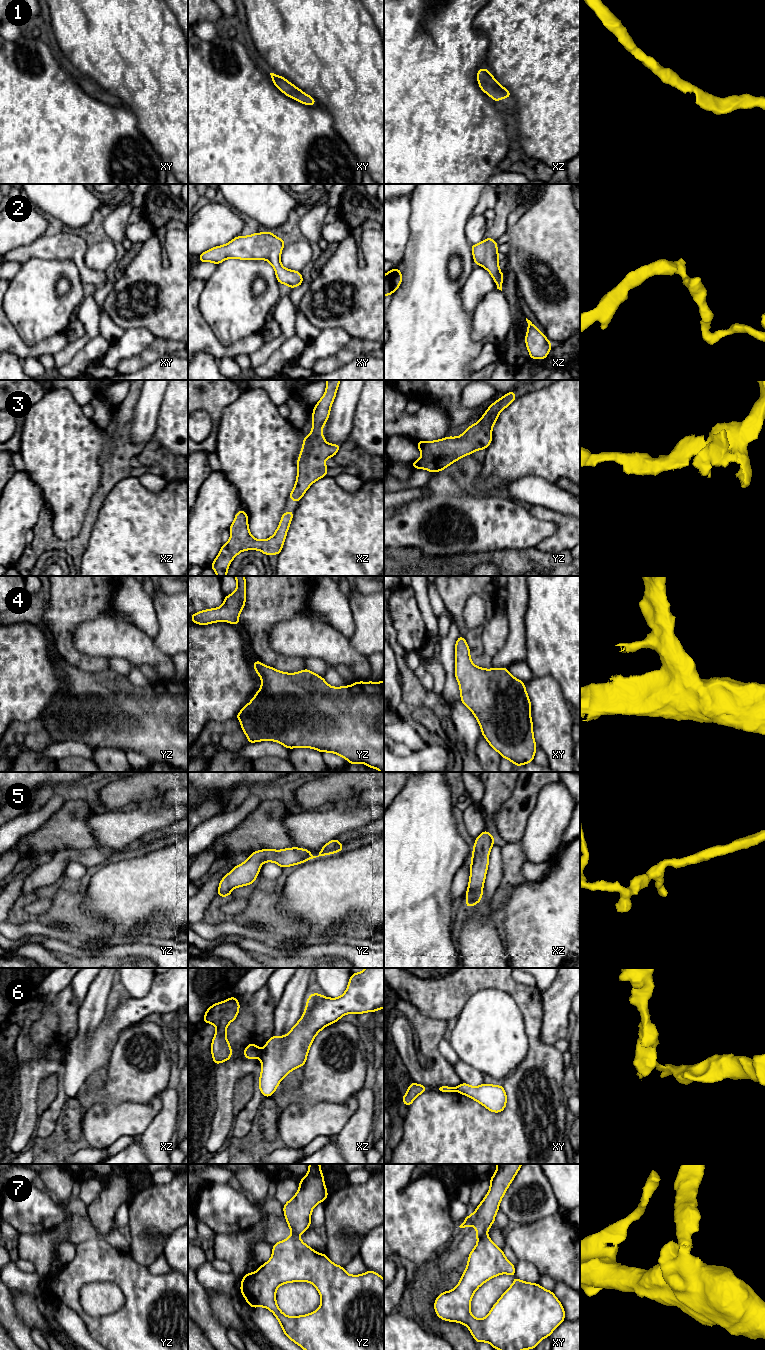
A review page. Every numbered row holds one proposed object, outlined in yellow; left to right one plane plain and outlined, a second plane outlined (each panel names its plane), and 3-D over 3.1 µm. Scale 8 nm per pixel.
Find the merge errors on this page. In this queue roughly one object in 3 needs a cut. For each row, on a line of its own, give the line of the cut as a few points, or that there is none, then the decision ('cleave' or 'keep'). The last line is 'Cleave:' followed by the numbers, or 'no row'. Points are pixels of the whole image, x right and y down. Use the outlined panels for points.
1: no cut; keep
2: no cut; keep
3: no cut; keep
4: no cut; keep
5: no cut; keep
6: cut in xz along (262, 1050), (259, 1056); cleave
7: cut in xy along (485, 1234), (478, 1239); cleave
Cleave: 6, 7

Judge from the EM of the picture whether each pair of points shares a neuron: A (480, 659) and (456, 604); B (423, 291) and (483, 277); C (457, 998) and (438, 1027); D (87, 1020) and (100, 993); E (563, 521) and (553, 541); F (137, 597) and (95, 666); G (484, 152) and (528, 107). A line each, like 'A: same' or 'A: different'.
A: same
B: different
C: different
D: same
E: same
F: different
G: different

